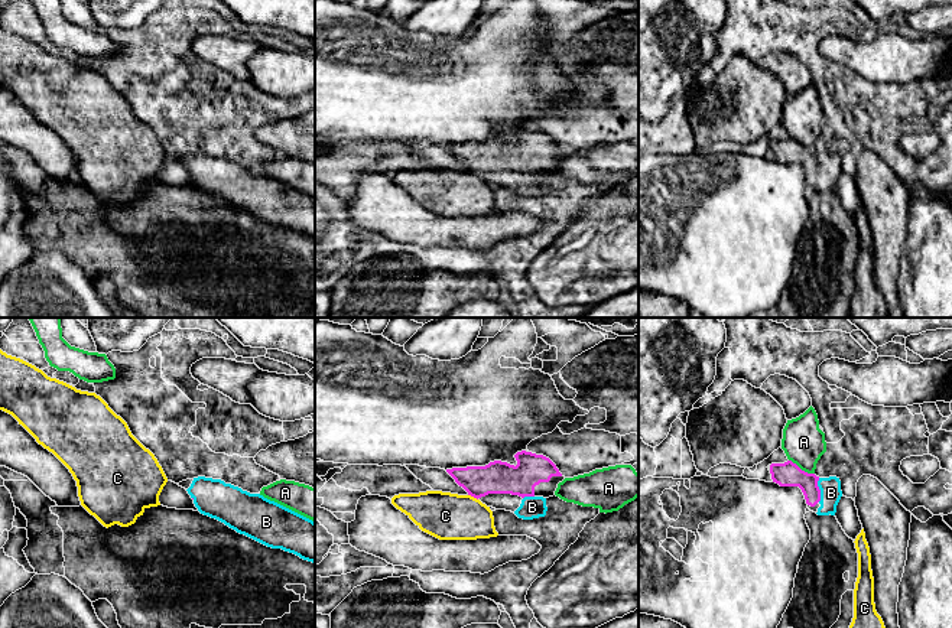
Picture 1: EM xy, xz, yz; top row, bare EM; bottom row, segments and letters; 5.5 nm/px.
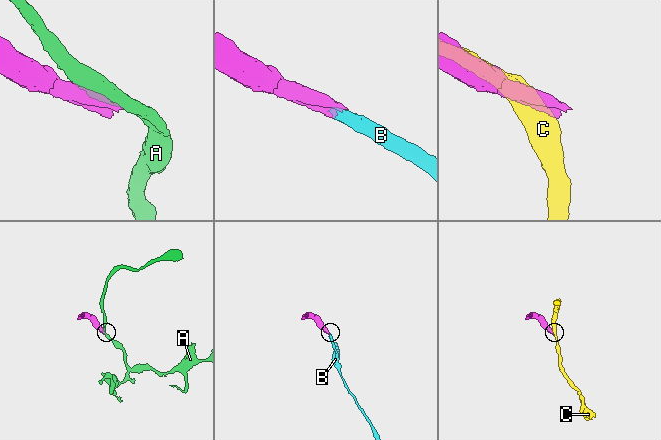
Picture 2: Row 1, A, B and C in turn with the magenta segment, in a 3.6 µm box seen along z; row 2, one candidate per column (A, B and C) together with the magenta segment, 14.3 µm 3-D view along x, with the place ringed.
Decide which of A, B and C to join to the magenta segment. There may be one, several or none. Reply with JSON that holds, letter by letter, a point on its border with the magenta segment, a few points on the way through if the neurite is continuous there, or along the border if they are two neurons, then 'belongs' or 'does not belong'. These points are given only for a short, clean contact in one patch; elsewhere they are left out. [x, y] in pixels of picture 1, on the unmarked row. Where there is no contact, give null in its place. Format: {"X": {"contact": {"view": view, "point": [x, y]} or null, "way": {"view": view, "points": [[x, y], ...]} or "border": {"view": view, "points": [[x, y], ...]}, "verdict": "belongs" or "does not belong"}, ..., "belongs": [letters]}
{"A": {"contact": {"view": "yz", "point": [801, 146]}, "verdict": "does not belong"}, "B": {"contact": {"view": "yz", "point": [819, 166]}, "way": {"view": "yz", "points": [[788, 150], [819, 166], [831, 169]]}, "verdict": "belongs"}, "C": {"contact": {"view": "xz", "point": [473, 172]}, "verdict": "does not belong"}, "belongs": ["B"]}

